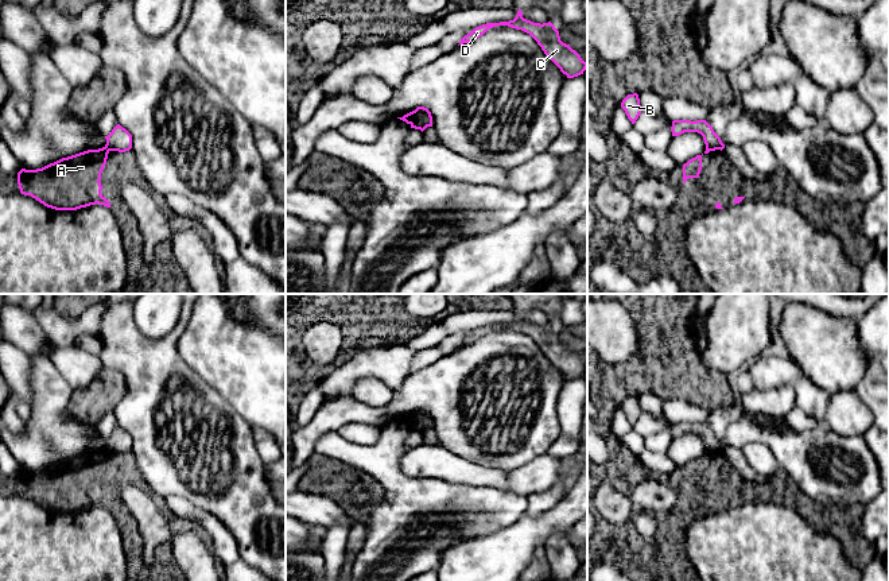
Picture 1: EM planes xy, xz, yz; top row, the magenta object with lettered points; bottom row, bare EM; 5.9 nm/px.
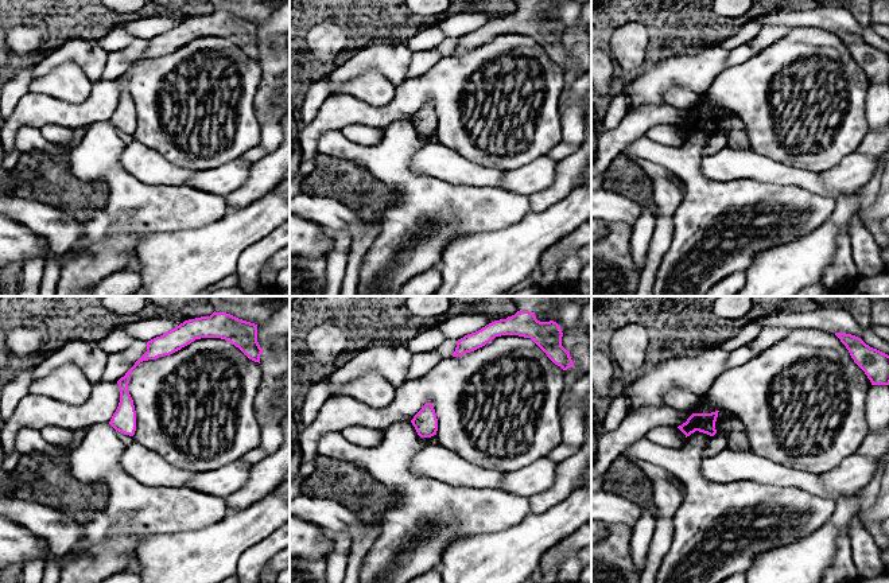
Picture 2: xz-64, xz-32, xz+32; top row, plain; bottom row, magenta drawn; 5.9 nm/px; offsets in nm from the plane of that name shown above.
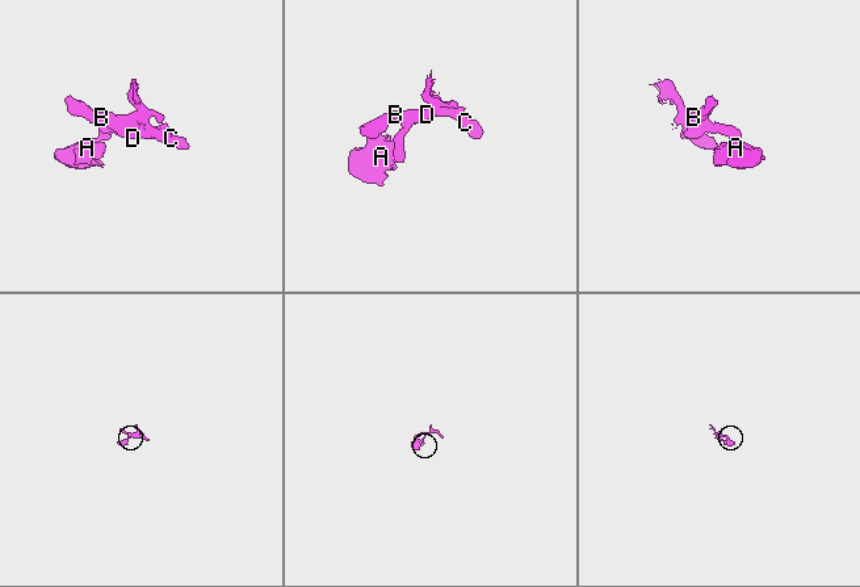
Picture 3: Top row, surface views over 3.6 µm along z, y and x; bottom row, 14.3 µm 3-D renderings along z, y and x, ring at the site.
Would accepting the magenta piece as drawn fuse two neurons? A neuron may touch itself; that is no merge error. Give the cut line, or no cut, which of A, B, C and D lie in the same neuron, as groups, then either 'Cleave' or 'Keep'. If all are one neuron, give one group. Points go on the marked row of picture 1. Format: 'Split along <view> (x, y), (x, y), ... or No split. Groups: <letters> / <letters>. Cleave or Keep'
Split along xy (105, 146), (111, 150). Groups: A / B C D. Cleave

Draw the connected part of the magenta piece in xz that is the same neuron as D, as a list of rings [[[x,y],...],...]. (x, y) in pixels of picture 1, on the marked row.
[[[521,9],[517,11],[513,20],[486,23],[475,27],[461,39],[459,44],[473,42],[482,36],[489,28],[497,26],[508,26],[529,34],[541,47],[544,54],[560,69],[563,74],[567,75],[567,78],[578,77],[587,69],[587,62],[585,62],[581,55],[570,47],[570,44],[560,40],[559,31],[551,22],[540,24],[527,20],[523,18]]]

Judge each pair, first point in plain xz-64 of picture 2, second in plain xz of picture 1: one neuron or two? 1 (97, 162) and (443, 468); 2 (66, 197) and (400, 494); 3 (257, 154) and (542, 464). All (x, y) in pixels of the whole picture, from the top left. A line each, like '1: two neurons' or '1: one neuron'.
1: two neurons
2: two neurons
3: two neurons

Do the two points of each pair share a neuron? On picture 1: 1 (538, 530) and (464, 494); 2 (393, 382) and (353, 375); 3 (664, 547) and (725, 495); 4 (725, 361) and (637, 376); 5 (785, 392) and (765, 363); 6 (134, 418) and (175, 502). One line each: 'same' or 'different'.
1: different
2: same
3: same
4: different
5: different
6: different

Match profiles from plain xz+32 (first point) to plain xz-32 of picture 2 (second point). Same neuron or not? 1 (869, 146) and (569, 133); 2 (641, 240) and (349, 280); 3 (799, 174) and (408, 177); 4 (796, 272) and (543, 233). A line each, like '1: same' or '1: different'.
1: different
2: different
3: different
4: same

